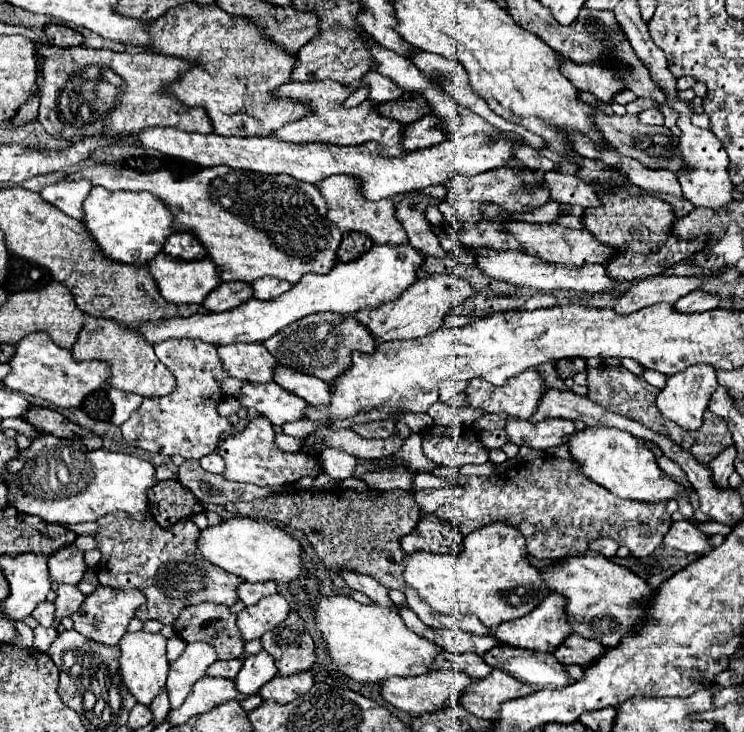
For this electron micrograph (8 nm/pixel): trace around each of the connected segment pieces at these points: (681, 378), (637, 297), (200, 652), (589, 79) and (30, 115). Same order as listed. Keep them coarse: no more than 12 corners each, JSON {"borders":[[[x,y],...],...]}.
{"borders":[[[688,366],[658,394],[664,418],[686,430],[702,424],[716,368]],[[654,276],[618,296],[612,310],[630,314],[674,304],[700,288],[698,278]],[[204,642],[186,644],[170,662],[166,692],[178,708],[216,662]],[[562,64],[578,90],[610,102],[624,88],[606,64]],[[36,92],[30,102],[18,110],[18,124],[30,122],[38,114],[40,94]]]}

